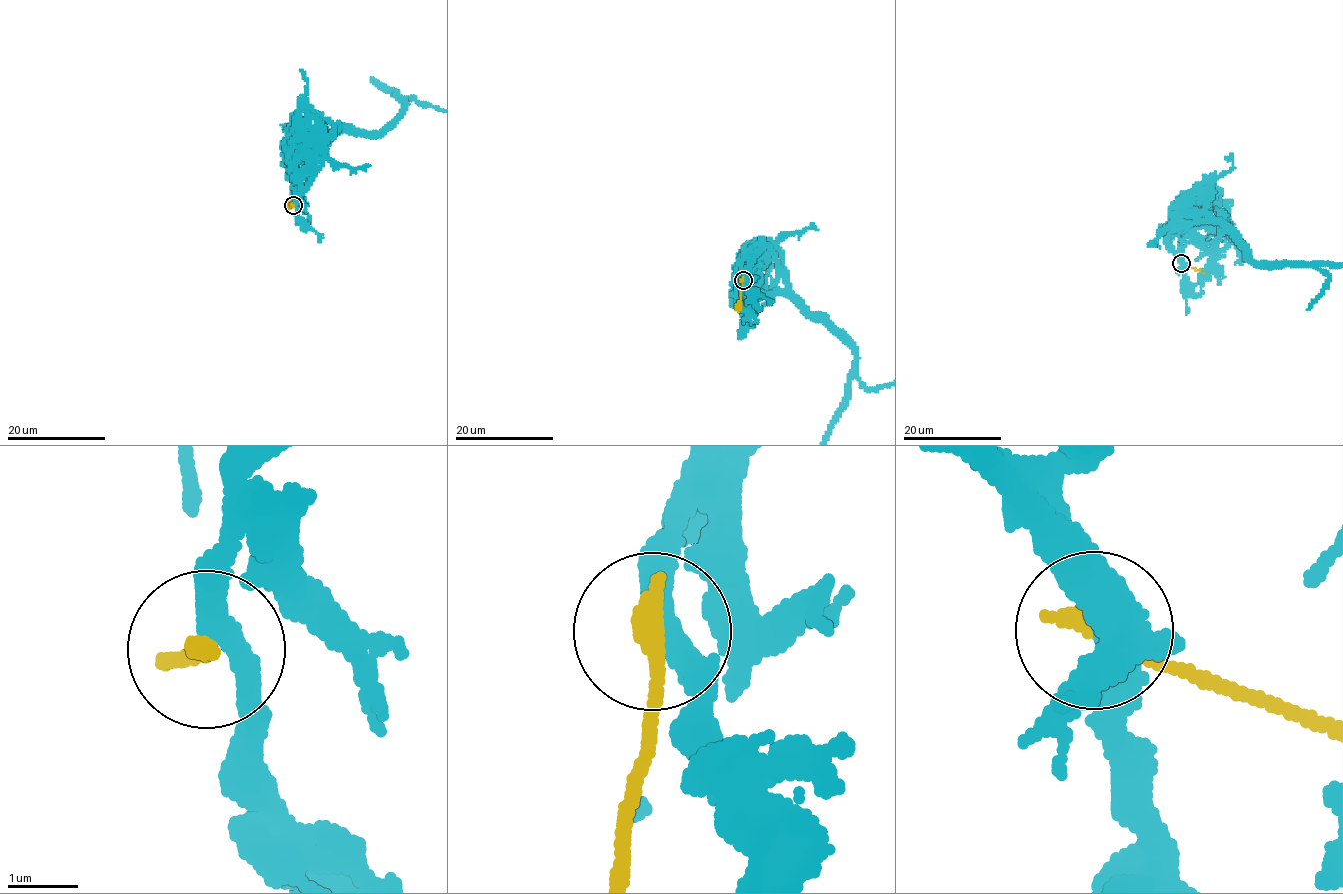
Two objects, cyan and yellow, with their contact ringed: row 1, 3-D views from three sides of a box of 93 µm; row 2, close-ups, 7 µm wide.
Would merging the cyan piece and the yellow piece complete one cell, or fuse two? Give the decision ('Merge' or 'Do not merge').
Do not merge

